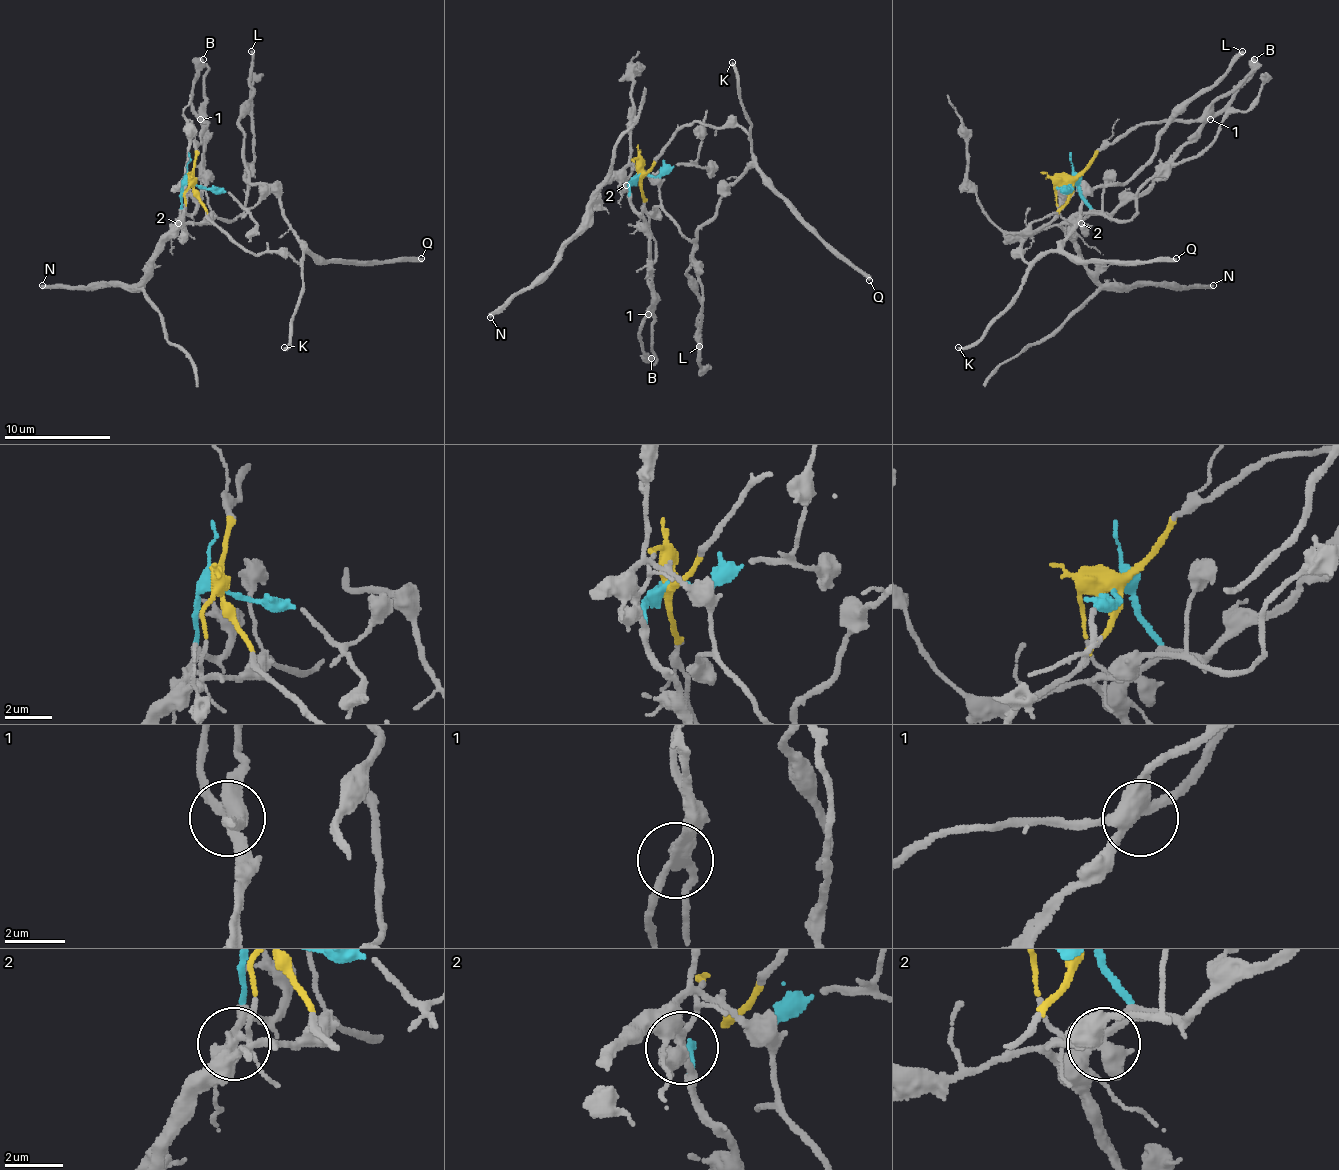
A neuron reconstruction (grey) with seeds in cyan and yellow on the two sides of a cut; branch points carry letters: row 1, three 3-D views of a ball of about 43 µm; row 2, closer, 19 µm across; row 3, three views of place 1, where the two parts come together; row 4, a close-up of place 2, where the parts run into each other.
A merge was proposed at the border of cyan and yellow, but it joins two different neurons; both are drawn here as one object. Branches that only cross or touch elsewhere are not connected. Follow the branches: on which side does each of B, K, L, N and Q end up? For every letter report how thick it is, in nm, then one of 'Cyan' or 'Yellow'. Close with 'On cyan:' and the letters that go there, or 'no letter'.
B: Thickness 550 nm. Cyan
K: Thickness 200 nm. Yellow
L: Thickness 280 nm. Yellow
N: Thickness 260 nm. Cyan
Q: Thickness 300 nm. Yellow
On cyan: B, N

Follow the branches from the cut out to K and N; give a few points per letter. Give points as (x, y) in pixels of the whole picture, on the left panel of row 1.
K: (193, 181), (198, 202), (214, 223), (246, 250), (286, 252), (302, 268), (291, 340), (283, 348)
N: (193, 183), (182, 189), (182, 215), (140, 284), (68, 287), (41, 284)

